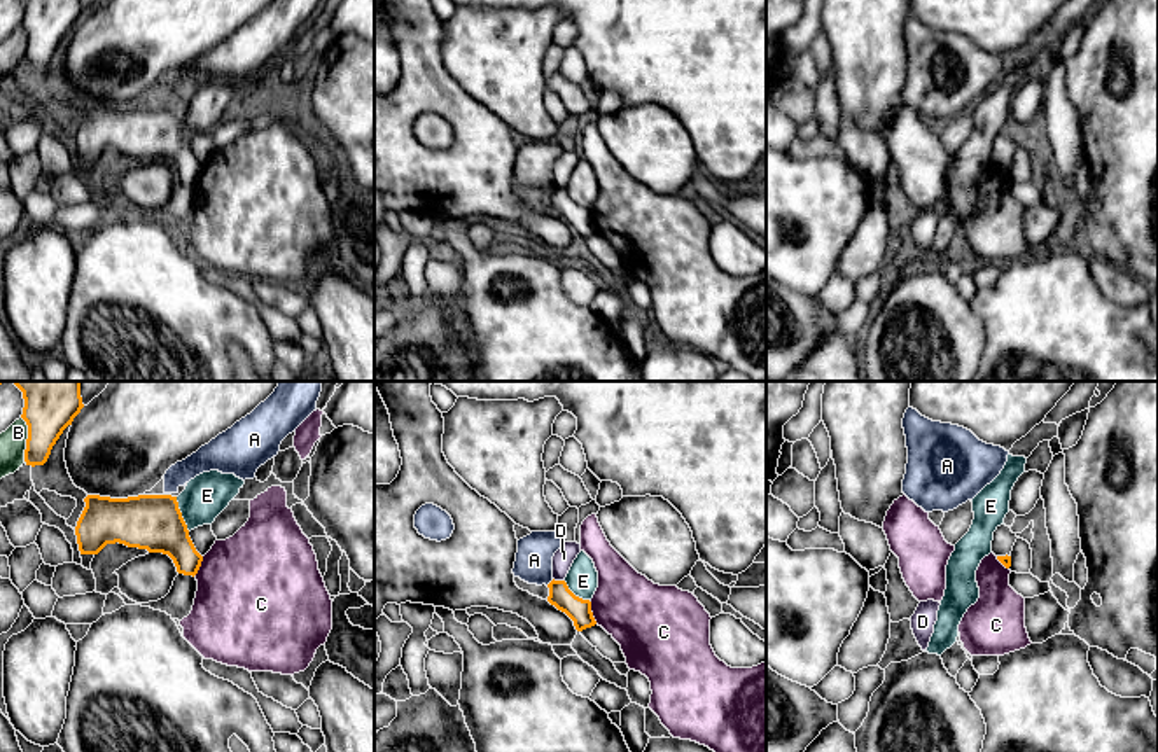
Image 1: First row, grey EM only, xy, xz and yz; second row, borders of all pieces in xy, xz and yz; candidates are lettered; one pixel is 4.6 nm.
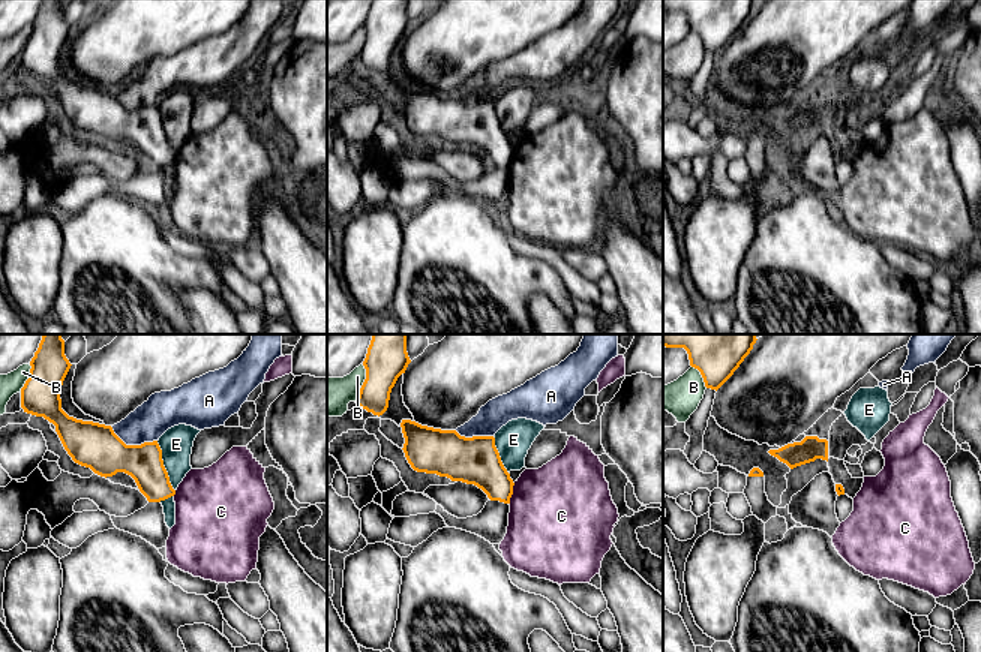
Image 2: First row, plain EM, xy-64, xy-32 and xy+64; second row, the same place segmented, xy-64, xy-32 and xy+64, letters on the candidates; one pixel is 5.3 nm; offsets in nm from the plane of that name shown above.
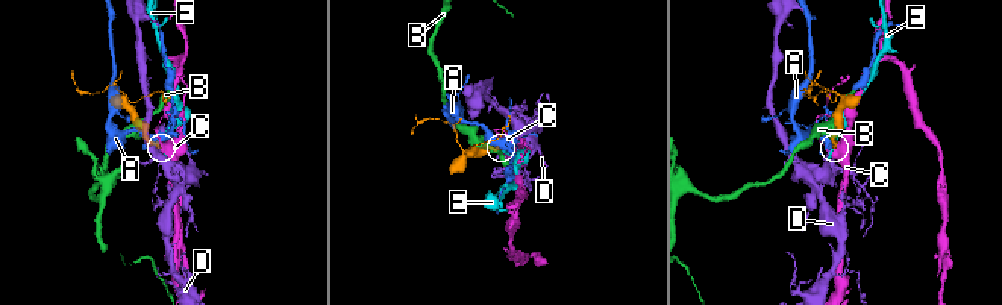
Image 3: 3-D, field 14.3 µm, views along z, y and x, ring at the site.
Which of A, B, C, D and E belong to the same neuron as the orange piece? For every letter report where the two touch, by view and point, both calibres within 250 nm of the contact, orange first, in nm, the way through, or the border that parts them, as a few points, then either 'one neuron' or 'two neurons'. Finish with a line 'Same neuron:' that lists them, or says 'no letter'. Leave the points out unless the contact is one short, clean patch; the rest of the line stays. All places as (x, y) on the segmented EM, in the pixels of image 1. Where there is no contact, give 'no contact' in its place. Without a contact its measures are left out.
A: meets orange in xz at (551, 581); 110 nm thick on the orange side, 180 nm on the other; two neurons
B: meets orange in xy at (27, 439); 260 nm thick on the orange side, 130 nm on the other; two neurons
C: meets orange in xz at (592, 612); 110 nm thick on the orange side, 340 nm on the other; border along xz (588, 600), (597, 623); two neurons
D: meets orange in xz at (558, 581); 110 nm thick on the orange side, 90 nm on the other; border along xz (553, 577), (564, 581); two neurons
E: meets orange in xy at (181, 515); 260 nm thick on the orange side, 200 nm on the other; border along xy (175, 497), (181, 516), (189, 530); two neurons
Same neuron: no letter

